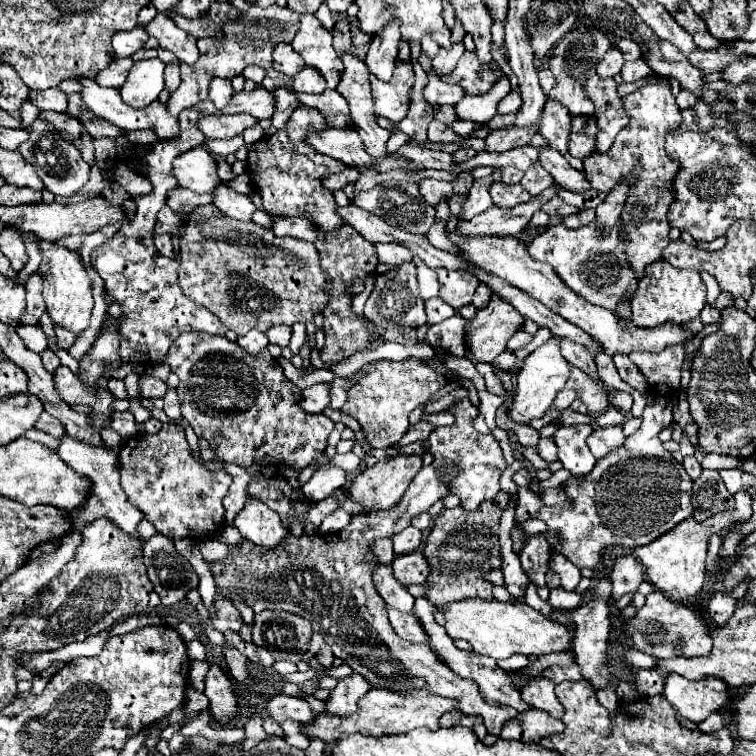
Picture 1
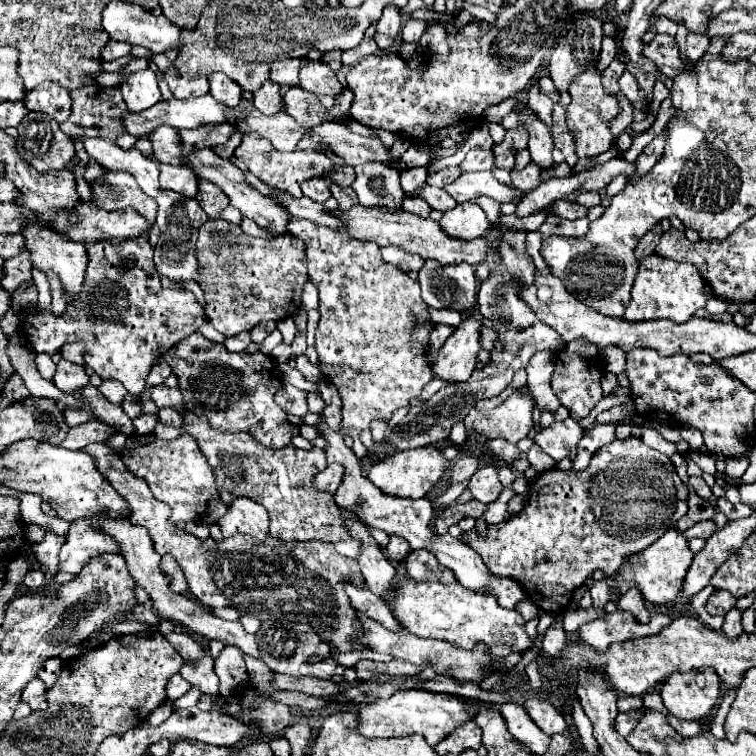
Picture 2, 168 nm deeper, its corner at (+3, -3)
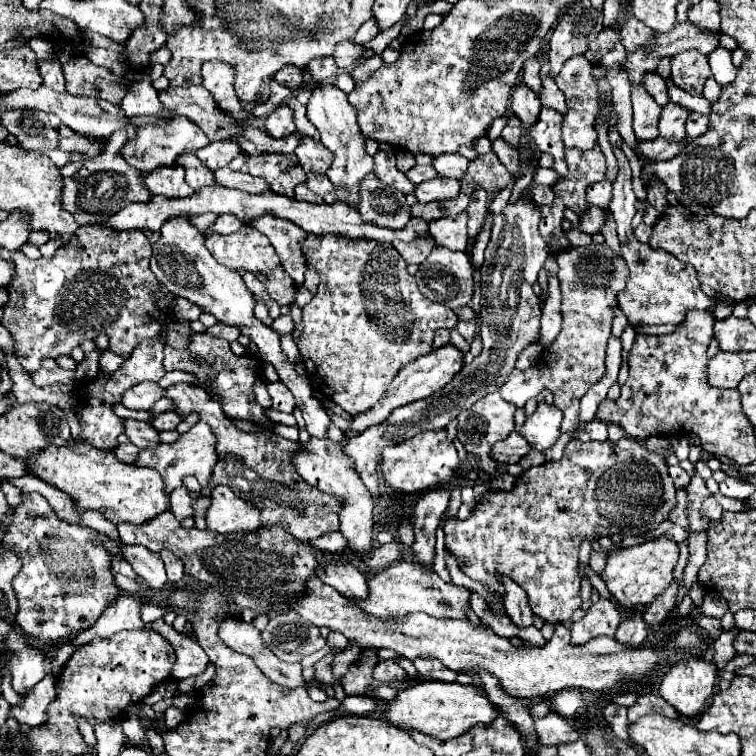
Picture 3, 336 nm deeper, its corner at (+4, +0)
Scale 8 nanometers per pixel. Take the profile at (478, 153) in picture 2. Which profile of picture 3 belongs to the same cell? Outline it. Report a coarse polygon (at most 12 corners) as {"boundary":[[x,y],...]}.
{"boundary":[[461,154],[435,156],[439,176],[461,180],[469,160]]}

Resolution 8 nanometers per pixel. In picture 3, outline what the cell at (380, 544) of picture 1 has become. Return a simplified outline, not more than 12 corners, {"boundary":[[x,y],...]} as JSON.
{"boundary":[[329,532],[309,544],[323,552],[343,552],[347,548],[341,532]]}

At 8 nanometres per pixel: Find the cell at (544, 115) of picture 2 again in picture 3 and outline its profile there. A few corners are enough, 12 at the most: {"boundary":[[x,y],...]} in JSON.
{"boundary":[[535,58],[523,68],[523,82],[533,92],[541,90],[539,64]]}

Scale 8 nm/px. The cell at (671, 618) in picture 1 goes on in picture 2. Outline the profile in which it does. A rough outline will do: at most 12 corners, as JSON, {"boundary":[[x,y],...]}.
{"boundary":[[614,611],[582,625],[580,637],[596,651],[618,641],[658,635],[666,613],[638,623]]}

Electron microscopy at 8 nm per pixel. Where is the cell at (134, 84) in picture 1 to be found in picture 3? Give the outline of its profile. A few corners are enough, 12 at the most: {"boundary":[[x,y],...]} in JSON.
{"boundary":[[137,82],[121,102],[127,118],[159,116],[151,82]]}

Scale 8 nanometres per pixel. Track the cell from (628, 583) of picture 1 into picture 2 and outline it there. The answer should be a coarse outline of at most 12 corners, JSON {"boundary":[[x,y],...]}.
{"boundary":[[638,587],[620,593],[616,607],[634,613],[640,623],[648,623],[642,593]]}

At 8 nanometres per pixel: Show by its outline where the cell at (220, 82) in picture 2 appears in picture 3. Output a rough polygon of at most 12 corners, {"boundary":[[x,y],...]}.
{"boundary":[[221,60],[203,64],[203,86],[235,120],[266,118],[268,102],[245,110],[233,88],[235,70]]}

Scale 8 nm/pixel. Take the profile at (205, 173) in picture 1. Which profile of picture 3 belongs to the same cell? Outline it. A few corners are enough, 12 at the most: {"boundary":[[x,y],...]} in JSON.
{"boundary":[[181,166],[157,168],[145,178],[151,194],[193,196]]}

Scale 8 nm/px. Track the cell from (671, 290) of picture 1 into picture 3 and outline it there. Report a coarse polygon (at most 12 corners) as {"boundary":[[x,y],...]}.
{"boundary":[[633,236],[617,296],[629,324],[681,324],[715,302],[697,272]]}

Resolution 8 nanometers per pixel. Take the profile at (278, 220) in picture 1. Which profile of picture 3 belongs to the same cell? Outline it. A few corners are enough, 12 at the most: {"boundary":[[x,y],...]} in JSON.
{"boundary":[[229,214],[219,216],[203,236],[211,232],[231,234],[243,224]]}

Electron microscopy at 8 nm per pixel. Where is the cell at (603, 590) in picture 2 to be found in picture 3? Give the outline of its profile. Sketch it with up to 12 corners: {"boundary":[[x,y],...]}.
{"boundary":[[591,550],[589,566],[603,572],[607,550]]}

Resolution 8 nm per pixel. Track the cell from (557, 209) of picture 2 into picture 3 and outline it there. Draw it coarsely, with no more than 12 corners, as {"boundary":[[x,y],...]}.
{"boundary":[[589,208],[581,216],[581,230],[601,234],[607,222],[603,208]]}

